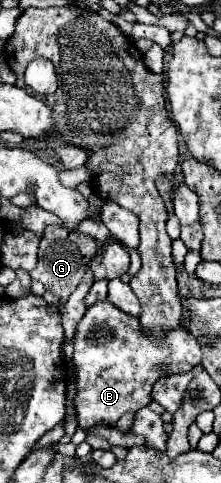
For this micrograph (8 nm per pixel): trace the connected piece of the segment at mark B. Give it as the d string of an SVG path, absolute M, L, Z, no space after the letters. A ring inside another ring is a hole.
M97 301L87 309L83 319L77 325L75 337L75 353L73 353L73 365L75 365L75 385L77 385L77 395L75 395L75 409L77 409L77 421L79 427L87 429L99 421L105 423L117 423L121 415L127 411L139 411L145 405L149 405L151 399L151 387L157 383L157 379L165 375L175 375L183 371L191 371L195 365L201 363L201 349L197 339L185 329L185 327L169 328L164 332L164 344L157 345L151 339L147 339L141 323L137 317L131 317L123 311L119 311L115 305L109 301Z

